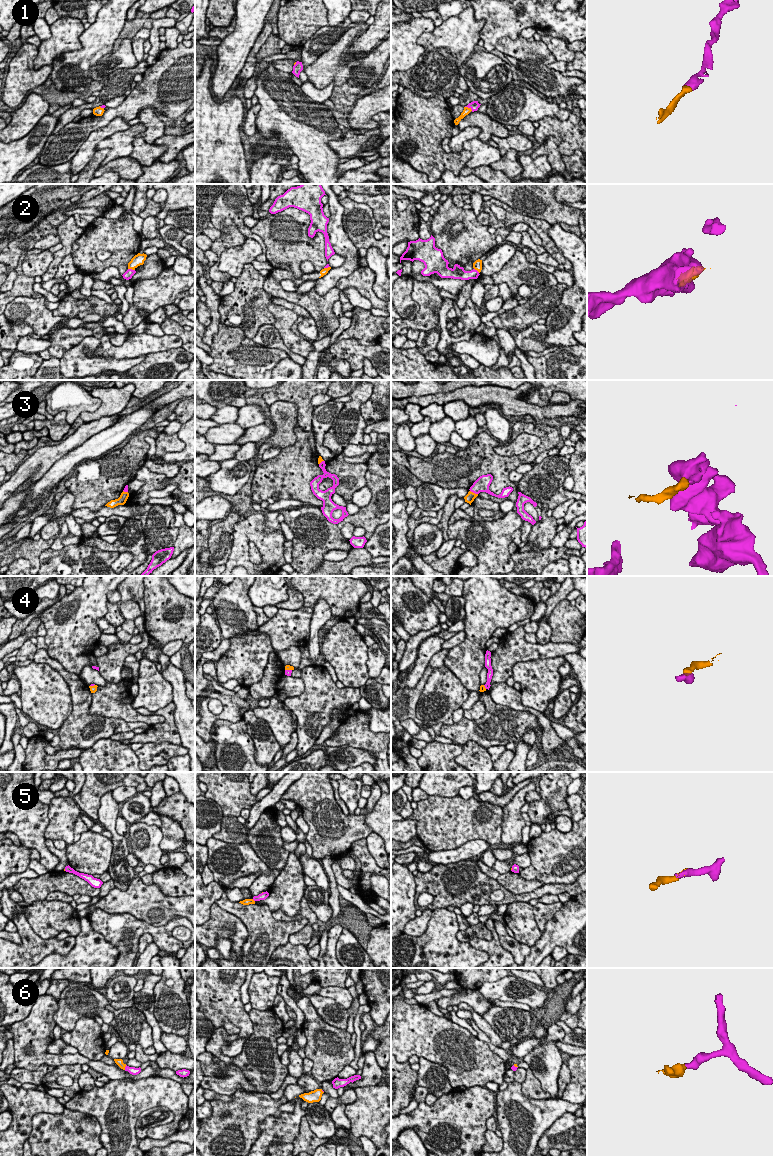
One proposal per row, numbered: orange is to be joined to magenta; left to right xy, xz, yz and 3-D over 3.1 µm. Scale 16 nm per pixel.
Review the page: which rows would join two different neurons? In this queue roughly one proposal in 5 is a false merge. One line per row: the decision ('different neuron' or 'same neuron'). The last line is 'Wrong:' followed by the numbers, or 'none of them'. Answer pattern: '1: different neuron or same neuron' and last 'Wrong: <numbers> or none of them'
1: same neuron
2: different neuron
3: different neuron
4: same neuron
5: same neuron
6: same neuron
Wrong: 2, 3

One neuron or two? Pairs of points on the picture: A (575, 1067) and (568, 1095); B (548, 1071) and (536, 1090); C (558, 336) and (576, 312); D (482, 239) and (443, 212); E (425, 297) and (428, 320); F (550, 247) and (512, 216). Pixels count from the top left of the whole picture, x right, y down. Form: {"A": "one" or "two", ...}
{"A": "one", "B": "two", "C": "one", "D": "one", "E": "one", "F": "one"}

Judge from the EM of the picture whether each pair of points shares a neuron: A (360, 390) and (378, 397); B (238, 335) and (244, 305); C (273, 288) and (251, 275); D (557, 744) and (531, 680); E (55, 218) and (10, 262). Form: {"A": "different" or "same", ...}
{"A": "different", "B": "different", "C": "different", "D": "different", "E": "same"}

